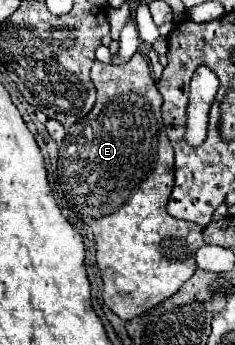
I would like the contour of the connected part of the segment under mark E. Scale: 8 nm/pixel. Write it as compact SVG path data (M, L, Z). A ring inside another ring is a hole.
M135 52L135 56L123 64L123 66L109 66L109 64L101 64L101 62L95 62L93 68L91 68L91 80L97 88L97 102L93 106L93 110L81 118L81 122L75 122L73 126L67 128L67 136L63 140L63 144L59 146L59 156L57 156L57 164L51 164L49 166L49 184L55 192L55 200L63 212L63 216L69 218L69 222L75 226L75 218L79 218L83 224L87 224L91 230L93 230L93 236L95 236L95 250L97 250L97 268L101 272L101 278L103 278L103 302L121 318L121 320L131 320L139 314L143 314L145 310L161 304L163 300L171 298L183 282L187 282L193 272L197 270L197 264L195 264L195 252L197 248L201 248L205 242L203 242L203 228L193 224L193 222L187 222L187 220L177 220L173 216L167 214L165 206L167 206L167 200L171 196L171 188L173 188L173 170L175 170L175 156L173 156L173 148L167 140L167 134L165 134L165 126L163 126L163 120L161 120L161 94L159 90L155 88L153 84L153 76L151 76L151 68L149 68L149 62L143 58L141 52Z

